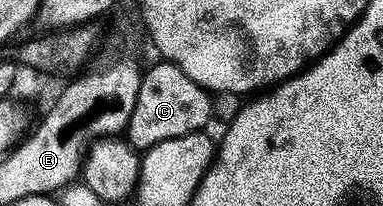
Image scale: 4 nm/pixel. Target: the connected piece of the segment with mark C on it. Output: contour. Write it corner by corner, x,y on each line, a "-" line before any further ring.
158,60
155,66
145,69
142,75
130,123
124,131
125,137
135,150
145,152
169,138
206,128
210,122
210,113
214,110
210,98
211,91
196,84
196,80
188,77
175,62

